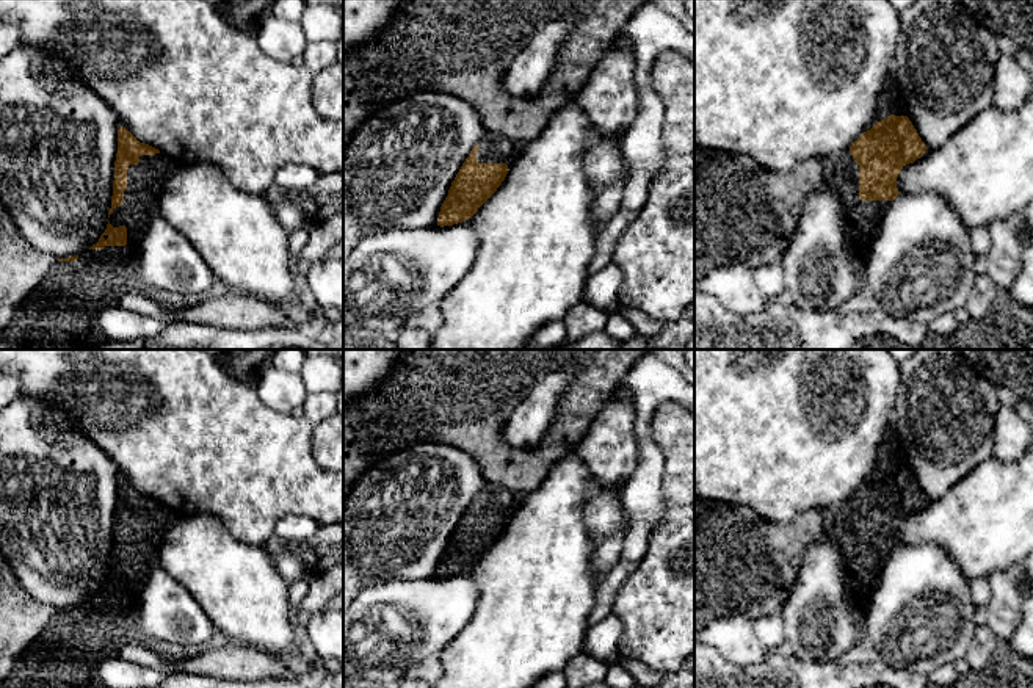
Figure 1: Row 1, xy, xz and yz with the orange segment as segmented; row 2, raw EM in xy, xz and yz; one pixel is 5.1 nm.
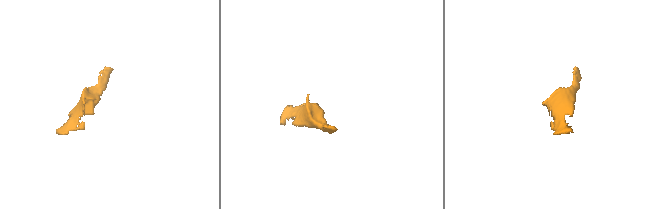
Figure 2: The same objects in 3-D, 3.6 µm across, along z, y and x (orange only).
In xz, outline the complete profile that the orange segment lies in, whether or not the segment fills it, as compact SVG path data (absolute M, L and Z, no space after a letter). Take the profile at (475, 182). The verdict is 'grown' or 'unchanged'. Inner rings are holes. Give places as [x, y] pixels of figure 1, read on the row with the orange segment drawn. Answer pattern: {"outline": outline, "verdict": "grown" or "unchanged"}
{"outline": "M486 132L451 182L437 226L453 226L472 218L502 185L520 149L520 143Z", "verdict": "grown"}

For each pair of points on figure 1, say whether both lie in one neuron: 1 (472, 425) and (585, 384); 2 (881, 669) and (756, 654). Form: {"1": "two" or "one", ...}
{"1": "one", "2": "two"}

